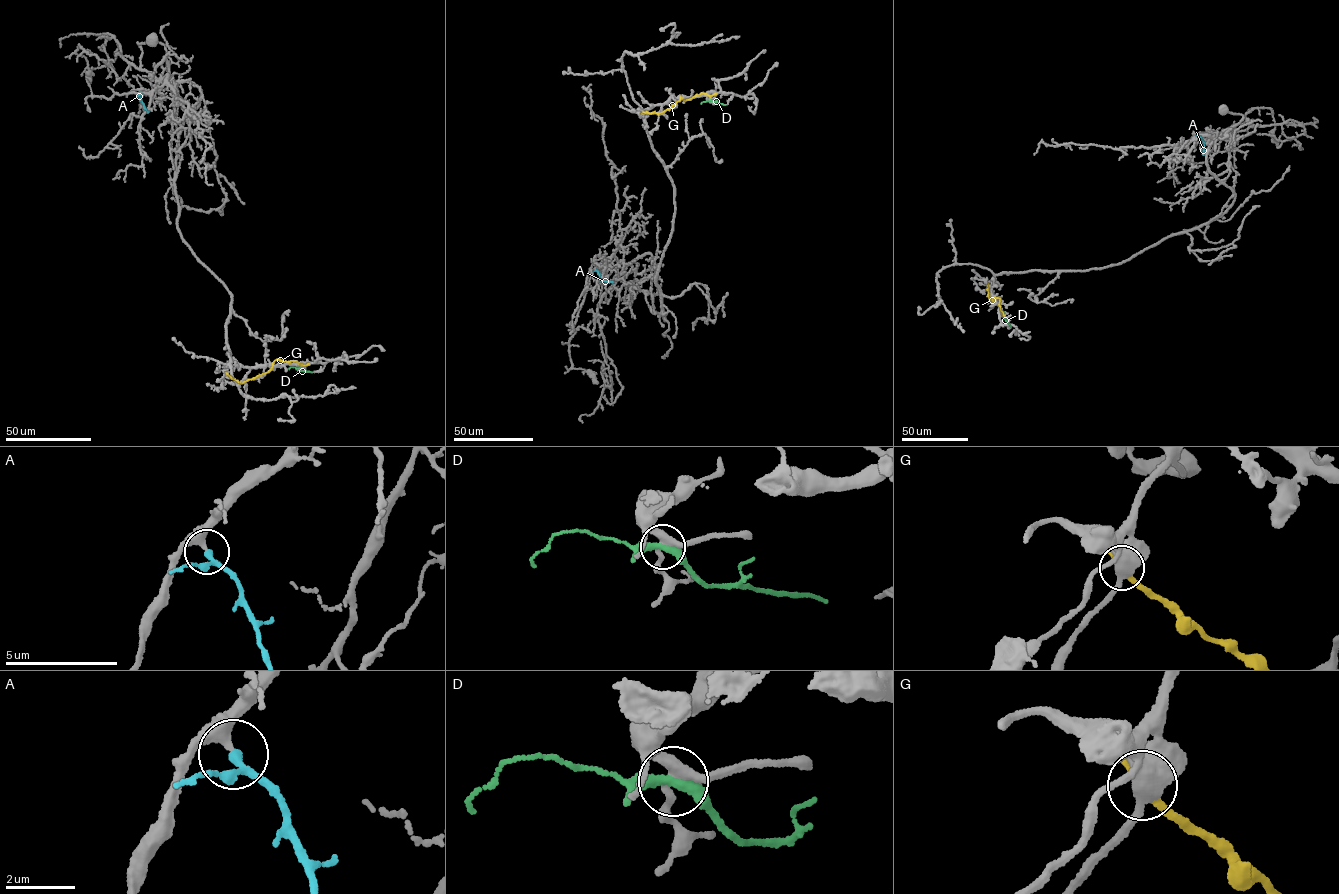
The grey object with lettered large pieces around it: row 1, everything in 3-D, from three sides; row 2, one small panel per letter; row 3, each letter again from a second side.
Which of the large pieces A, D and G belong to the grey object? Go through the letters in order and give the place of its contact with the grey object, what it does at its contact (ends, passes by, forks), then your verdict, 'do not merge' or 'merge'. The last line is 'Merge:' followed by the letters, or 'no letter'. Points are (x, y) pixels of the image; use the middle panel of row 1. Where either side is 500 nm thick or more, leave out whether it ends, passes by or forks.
A: contact (595, 269); it passes by; merge
D: contact (709, 100); it passes by; do not merge
G: contact (642, 112); do not merge
Merge: A

